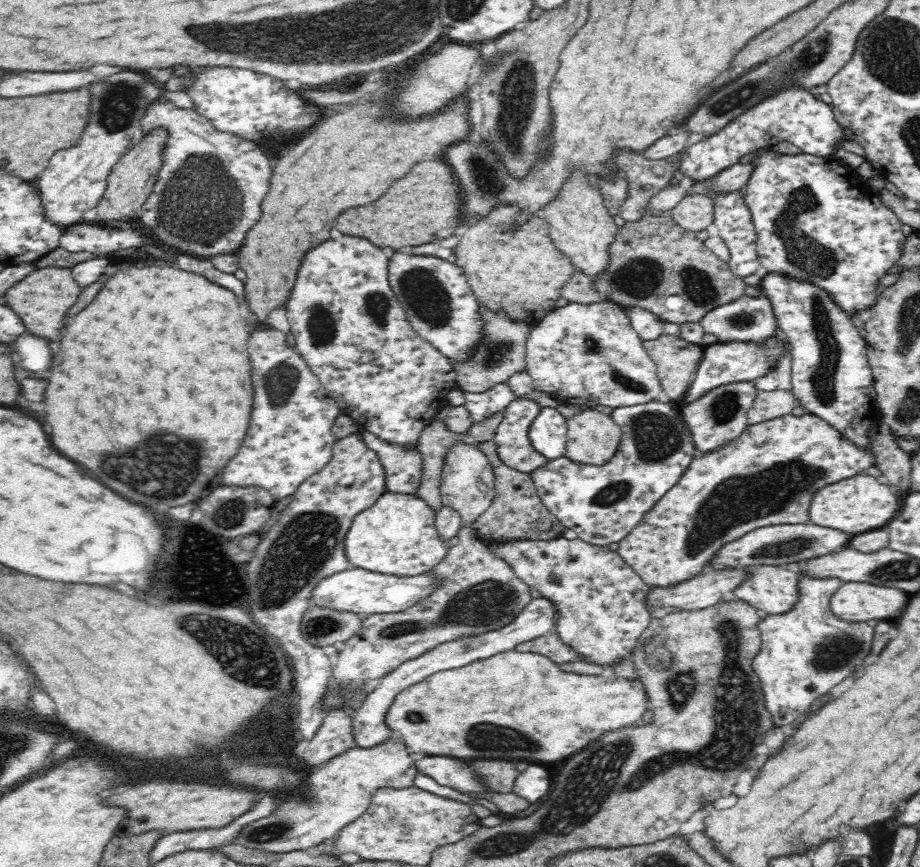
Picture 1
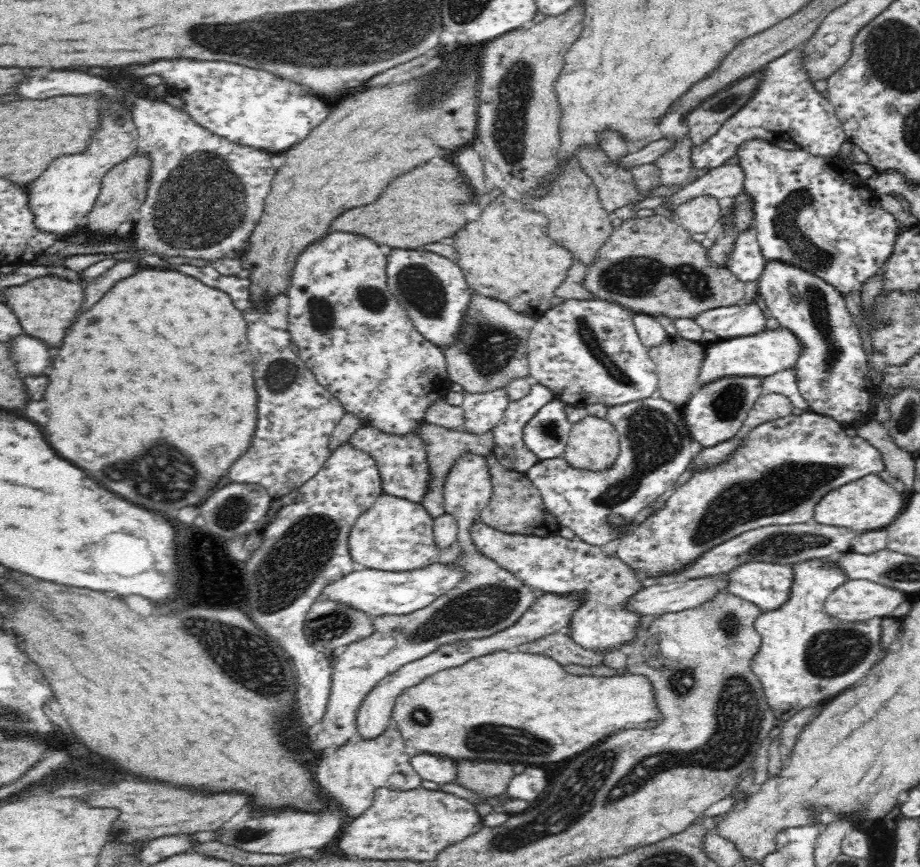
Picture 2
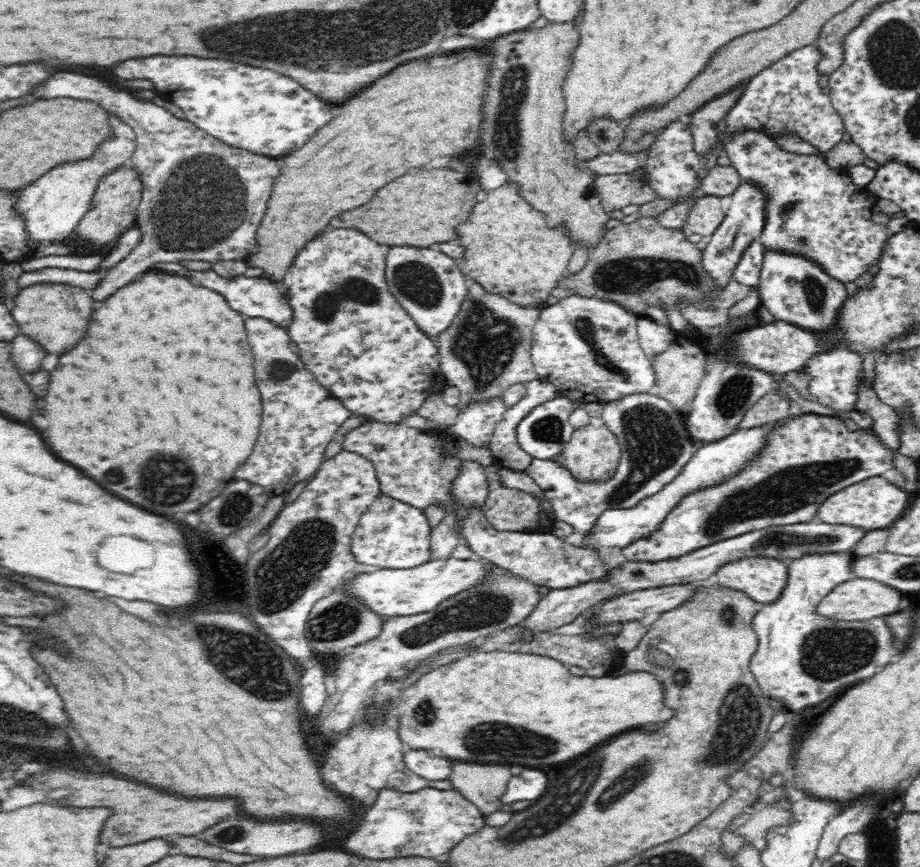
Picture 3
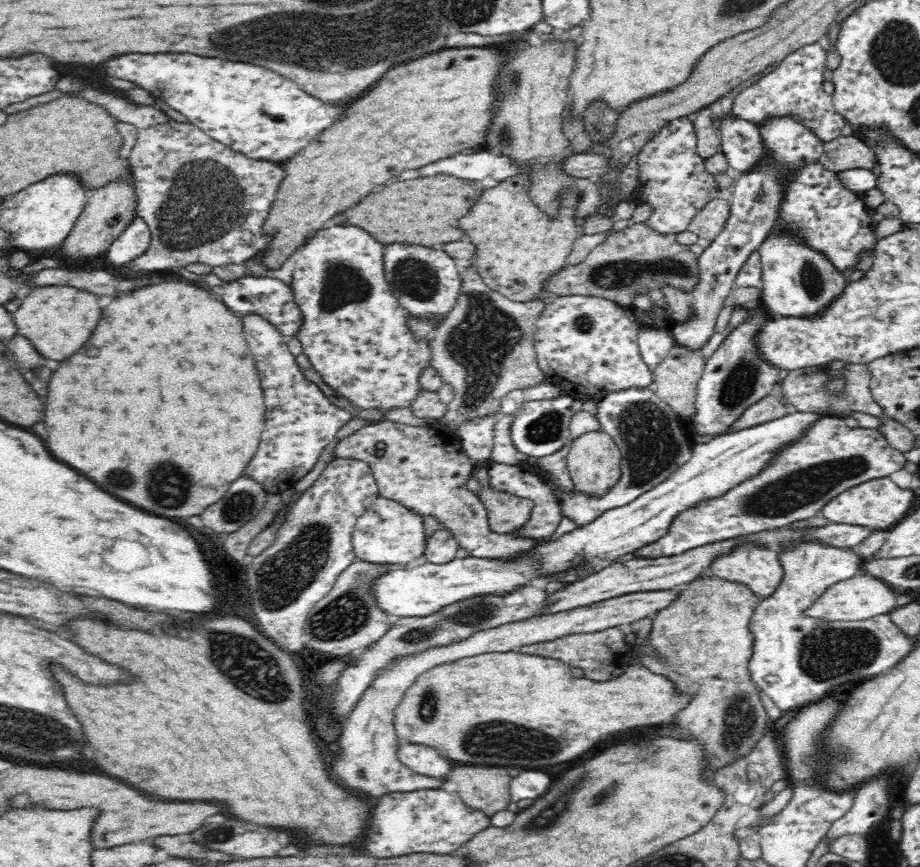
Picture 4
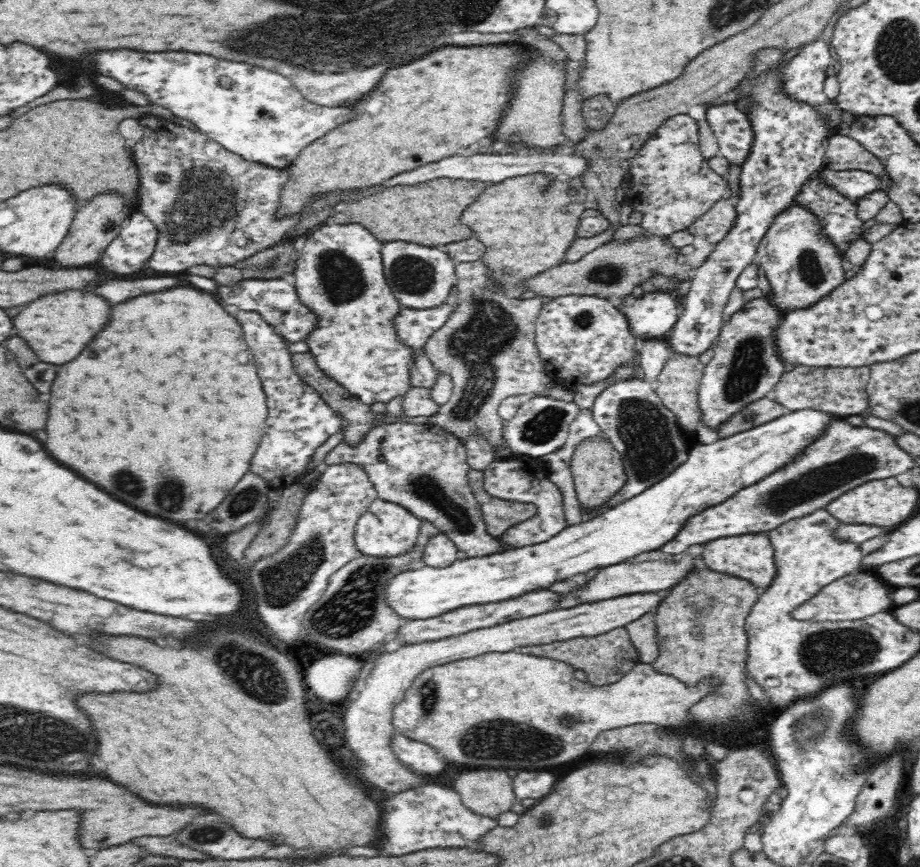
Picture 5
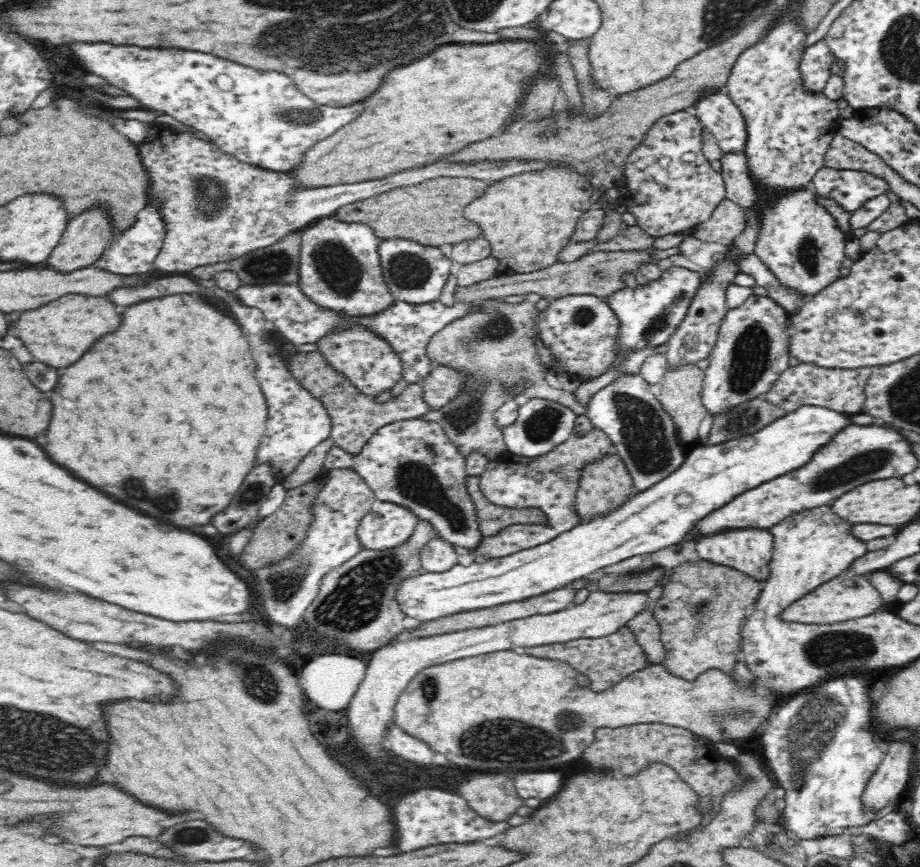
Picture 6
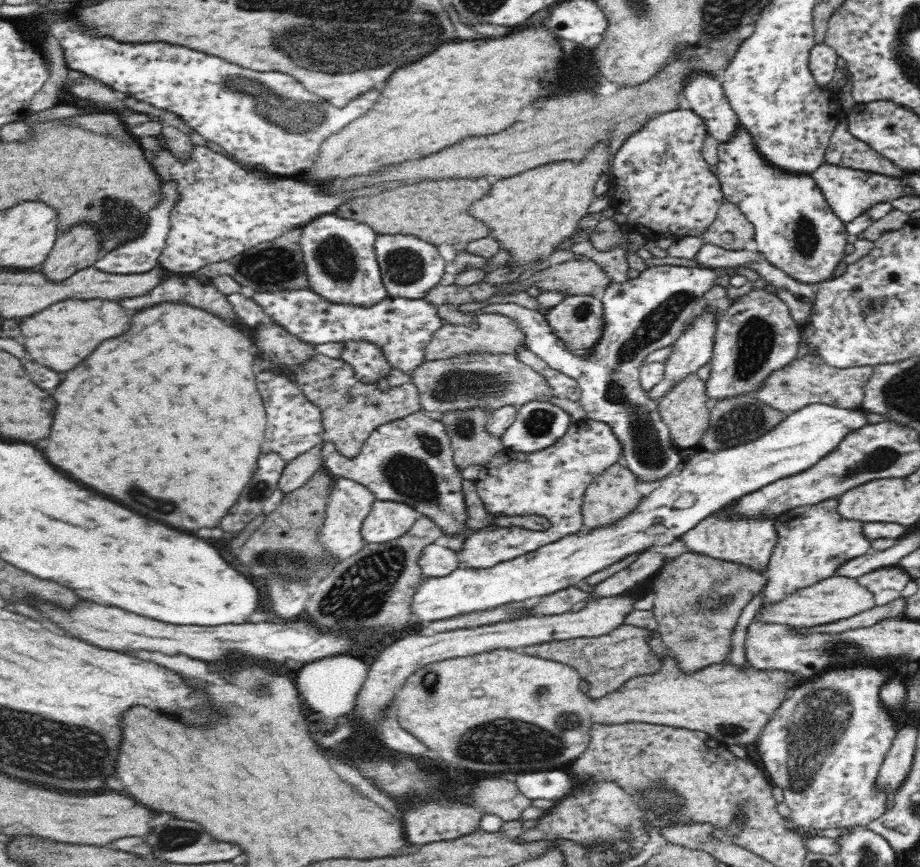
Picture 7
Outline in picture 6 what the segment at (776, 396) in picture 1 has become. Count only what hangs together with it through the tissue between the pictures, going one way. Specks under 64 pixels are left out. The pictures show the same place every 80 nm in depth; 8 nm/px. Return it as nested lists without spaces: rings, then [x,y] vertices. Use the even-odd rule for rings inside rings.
[[[759,397],[740,402],[720,414],[714,414],[705,444],[714,446],[754,434],[762,430],[762,427],[782,418],[786,413],[784,409]]]

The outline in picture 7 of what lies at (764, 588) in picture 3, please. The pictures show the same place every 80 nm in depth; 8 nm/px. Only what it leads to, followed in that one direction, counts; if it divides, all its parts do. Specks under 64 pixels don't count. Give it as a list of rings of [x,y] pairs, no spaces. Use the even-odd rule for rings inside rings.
[[[736,501],[728,502],[716,510],[694,528],[682,534],[680,540],[692,551],[719,560],[729,560],[738,565],[746,565],[754,570],[765,572],[774,548],[778,542],[775,518],[769,516],[742,517],[732,511]]]

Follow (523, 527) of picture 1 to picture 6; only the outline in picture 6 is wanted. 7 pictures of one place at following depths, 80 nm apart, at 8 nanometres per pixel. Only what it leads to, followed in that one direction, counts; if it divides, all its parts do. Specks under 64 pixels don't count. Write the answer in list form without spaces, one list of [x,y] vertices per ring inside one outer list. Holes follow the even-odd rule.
[[[469,476],[466,480],[466,490],[474,509],[478,529],[485,536],[492,536],[496,532],[512,525],[542,525],[547,524],[546,515],[536,508],[510,509],[490,503],[480,491],[479,477]]]

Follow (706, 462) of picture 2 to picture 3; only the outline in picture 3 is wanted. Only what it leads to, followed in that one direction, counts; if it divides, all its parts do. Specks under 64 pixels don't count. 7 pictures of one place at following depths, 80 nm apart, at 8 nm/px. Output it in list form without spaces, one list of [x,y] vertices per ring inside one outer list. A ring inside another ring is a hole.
[[[789,416],[789,418],[784,418],[783,420],[778,420],[777,422],[772,422],[764,424],[762,426],[756,426],[751,429],[736,430],[732,434],[726,435],[724,438],[718,438],[717,441],[702,443],[696,447],[696,452],[694,452],[693,457],[683,466],[679,474],[676,475],[670,482],[666,482],[656,494],[650,494],[646,498],[642,498],[638,504],[630,506],[630,508],[616,508],[605,510],[599,517],[592,530],[588,530],[586,534],[583,534],[582,547],[594,548],[598,551],[602,547],[606,548],[620,548],[625,549],[626,546],[632,545],[640,539],[647,539],[651,537],[654,531],[659,529],[662,521],[665,520],[669,512],[686,496],[696,491],[703,491],[704,489],[709,489],[710,487],[721,485],[726,481],[729,481],[732,477],[738,474],[742,474],[742,470],[746,470],[750,462],[752,462],[764,449],[769,441],[769,436],[778,428],[783,427],[788,421],[791,421],[794,417],[799,416]]]

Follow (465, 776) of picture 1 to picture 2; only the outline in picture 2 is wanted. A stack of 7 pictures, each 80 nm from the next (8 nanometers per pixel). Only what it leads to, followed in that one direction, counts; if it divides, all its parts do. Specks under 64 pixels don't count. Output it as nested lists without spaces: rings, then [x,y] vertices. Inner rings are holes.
[[[410,752],[410,765],[422,780],[439,785],[454,782],[456,776],[454,760],[444,755]]]

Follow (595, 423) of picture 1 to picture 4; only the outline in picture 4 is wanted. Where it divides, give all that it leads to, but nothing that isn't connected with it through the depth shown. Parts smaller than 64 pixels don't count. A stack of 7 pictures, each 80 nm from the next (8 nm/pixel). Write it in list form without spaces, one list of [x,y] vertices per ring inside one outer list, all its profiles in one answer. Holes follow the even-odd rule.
[[[602,430],[588,432],[571,443],[567,456],[567,468],[576,491],[597,499],[616,486],[622,475],[621,460],[623,456],[610,435]]]

